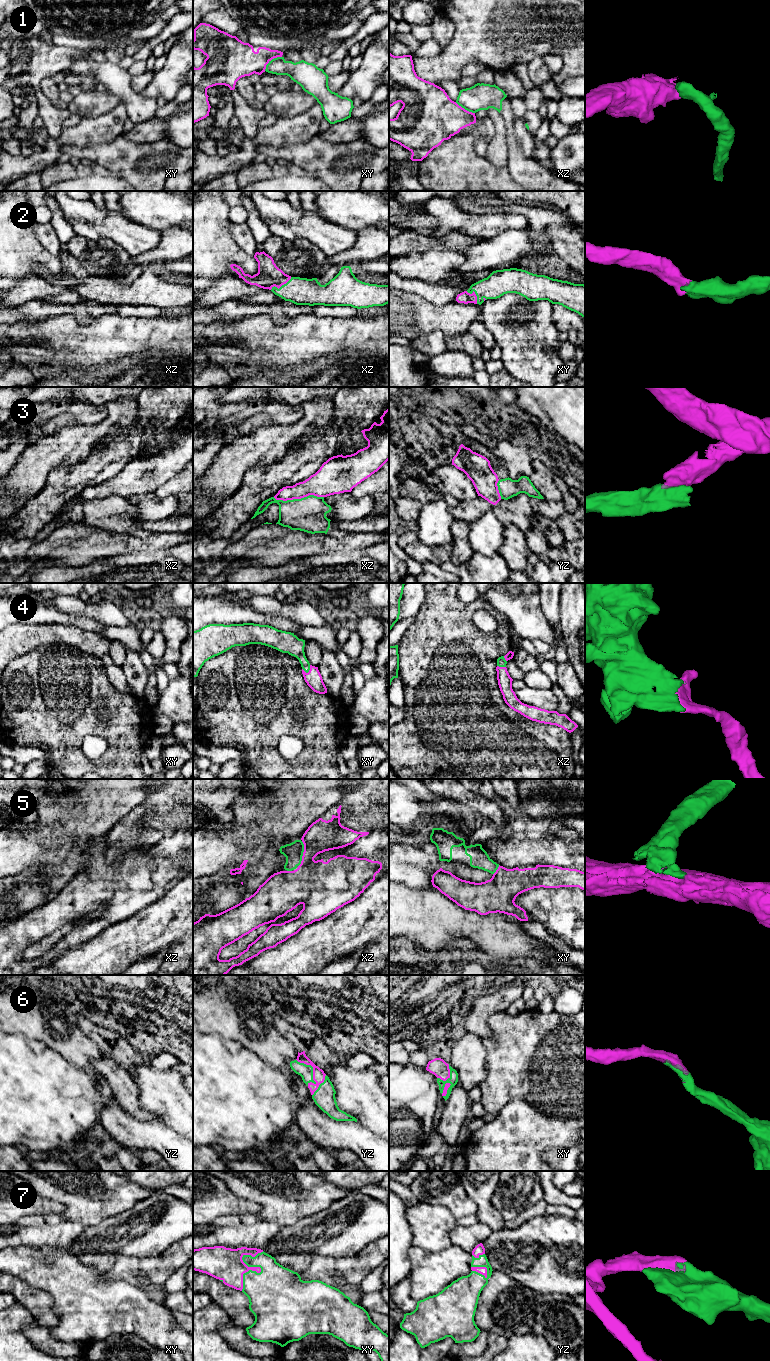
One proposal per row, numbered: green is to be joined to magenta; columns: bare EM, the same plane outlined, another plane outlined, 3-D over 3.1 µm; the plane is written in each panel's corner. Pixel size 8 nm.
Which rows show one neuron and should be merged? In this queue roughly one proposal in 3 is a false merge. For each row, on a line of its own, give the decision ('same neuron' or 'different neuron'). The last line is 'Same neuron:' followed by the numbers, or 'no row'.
1: different neuron
2: same neuron
3: different neuron
4: same neuron
5: same neuron
6: same neuron
7: same neuron
Same neuron: 2, 4, 5, 6, 7

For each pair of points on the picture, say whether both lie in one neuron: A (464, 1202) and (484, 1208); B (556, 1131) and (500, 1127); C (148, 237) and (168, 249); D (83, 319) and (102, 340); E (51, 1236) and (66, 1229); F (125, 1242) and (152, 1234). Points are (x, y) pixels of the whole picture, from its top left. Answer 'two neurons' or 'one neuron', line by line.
A: two neurons
B: one neuron
C: two neurons
D: two neurons
E: one neuron
F: one neuron

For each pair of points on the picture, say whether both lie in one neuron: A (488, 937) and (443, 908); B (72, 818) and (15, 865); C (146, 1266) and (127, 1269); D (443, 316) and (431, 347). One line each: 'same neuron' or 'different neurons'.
A: same neuron
B: same neuron
C: different neurons
D: different neurons

